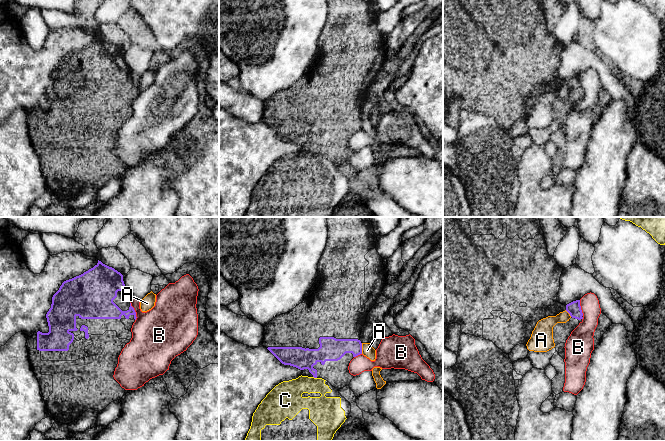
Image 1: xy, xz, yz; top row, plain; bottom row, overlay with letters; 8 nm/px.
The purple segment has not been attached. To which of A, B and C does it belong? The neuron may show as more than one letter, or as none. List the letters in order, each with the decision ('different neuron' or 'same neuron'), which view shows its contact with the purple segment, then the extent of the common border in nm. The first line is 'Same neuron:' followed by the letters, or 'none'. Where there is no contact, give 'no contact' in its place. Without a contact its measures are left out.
Same neuron: none
A: different neuron; meets purple in xz; contact 90 nm long
B: different neuron; meets purple in xy; contact 160 nm long
C: different neuron; meets purple in xz; contact 40 nm long

